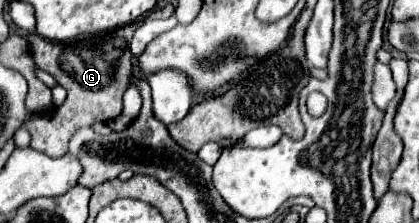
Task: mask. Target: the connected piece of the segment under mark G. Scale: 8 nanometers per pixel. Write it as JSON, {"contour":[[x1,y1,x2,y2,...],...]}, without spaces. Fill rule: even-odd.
{"contour":[[113,29,69,43,53,43,39,35,29,35,27,39,37,67,53,75,57,83,67,89,67,99,55,111,31,117,25,123,25,129,31,133,33,149,49,157,61,157,67,151,71,135,79,127,89,127,97,121,107,123,109,119,115,119,121,113,123,93,129,87,131,67,133,67,129,37,123,35,119,29,117,31]]}

